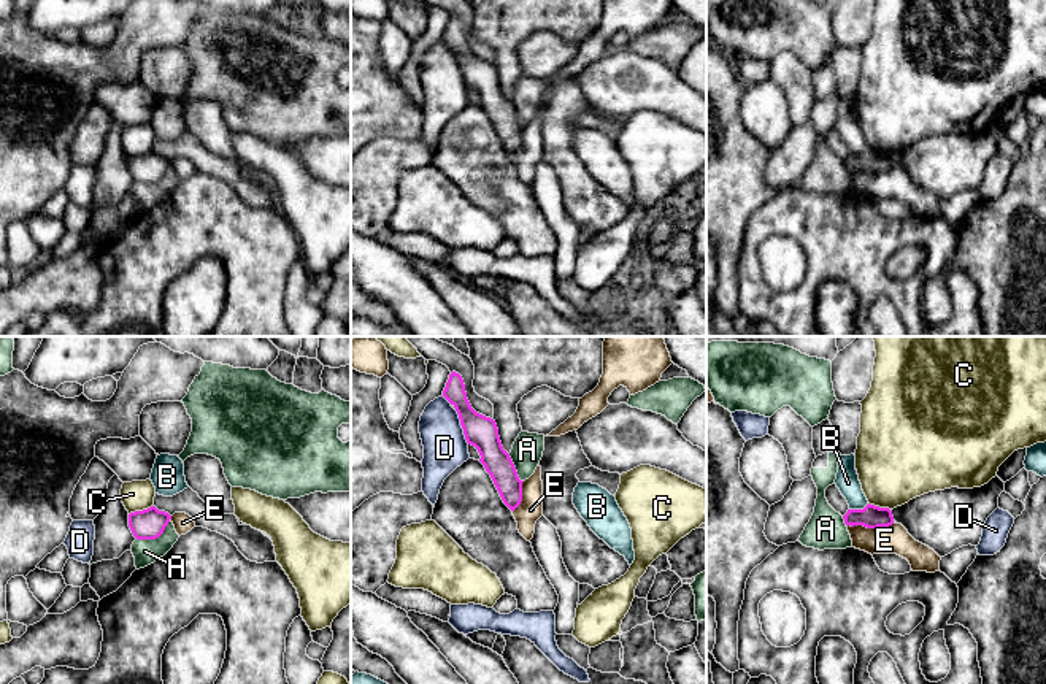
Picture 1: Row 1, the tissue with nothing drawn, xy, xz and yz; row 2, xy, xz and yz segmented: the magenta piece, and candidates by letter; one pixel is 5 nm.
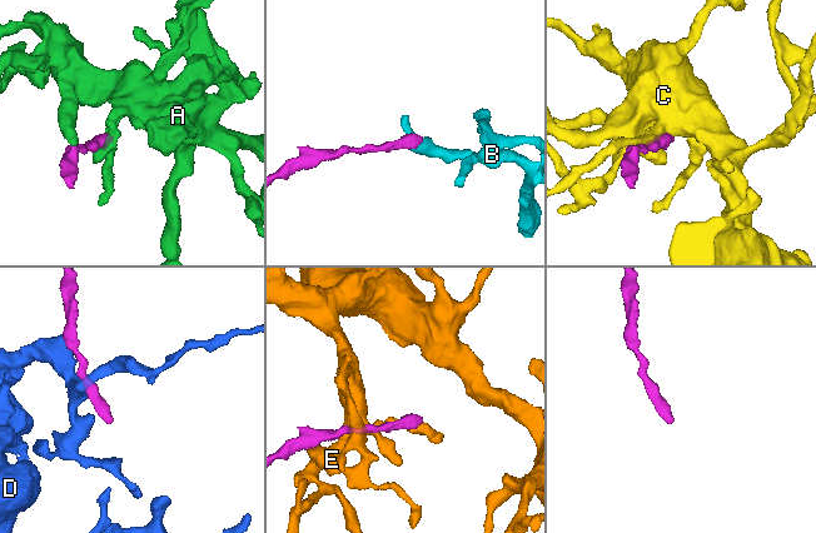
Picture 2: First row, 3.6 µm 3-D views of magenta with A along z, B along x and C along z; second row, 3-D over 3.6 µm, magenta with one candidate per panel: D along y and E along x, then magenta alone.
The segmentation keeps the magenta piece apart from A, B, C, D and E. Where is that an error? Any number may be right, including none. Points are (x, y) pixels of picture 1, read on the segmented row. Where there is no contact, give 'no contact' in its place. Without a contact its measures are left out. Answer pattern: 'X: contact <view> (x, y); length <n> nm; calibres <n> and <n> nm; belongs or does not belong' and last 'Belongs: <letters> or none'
A: contact xy (156, 537); length 200 nm; calibres 160 and 130 nm; belongs
B: contact yz (859, 510); length 110 nm; calibres 120 and 120 nm; does not belong
C: contact xy (140, 511); length 130 nm; calibres 160 and 160 nm; does not belong
D: contact xz (462, 427); length 190 nm; calibres 160 and 220 nm; does not belong
E: contact yz (870, 527); length 240 nm; calibres 120 and 140 nm; does not belong
Belongs: A

